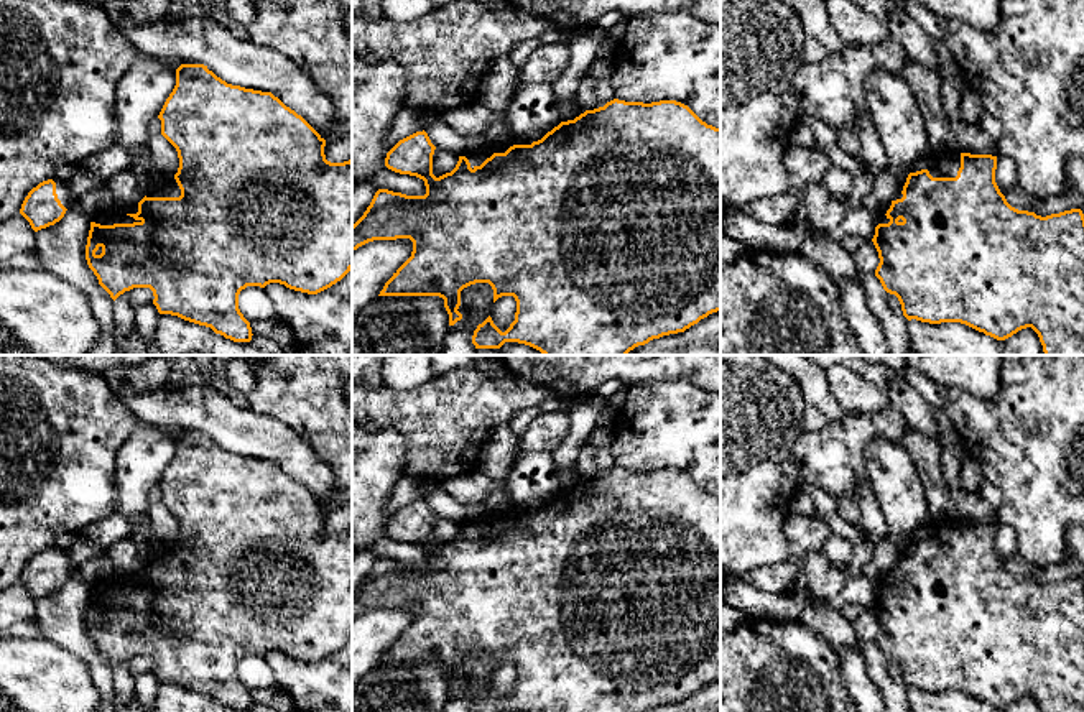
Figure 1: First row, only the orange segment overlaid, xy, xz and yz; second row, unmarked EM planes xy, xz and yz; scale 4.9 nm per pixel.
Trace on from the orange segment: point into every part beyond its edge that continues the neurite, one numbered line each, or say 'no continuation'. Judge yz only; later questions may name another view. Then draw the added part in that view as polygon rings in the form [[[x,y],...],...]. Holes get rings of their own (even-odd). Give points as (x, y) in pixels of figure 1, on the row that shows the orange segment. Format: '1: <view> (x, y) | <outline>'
1: yz (880, 214) | [[[901,174],[901,184],[900,184],[900,189],[898,189],[896,196],[888,204],[885,204],[880,210],[877,210],[877,225],[890,222],[890,219],[885,214],[890,209],[890,206],[892,206],[893,201],[903,197],[901,191],[903,191],[903,186],[906,183],[906,178],[908,178],[908,174]]]

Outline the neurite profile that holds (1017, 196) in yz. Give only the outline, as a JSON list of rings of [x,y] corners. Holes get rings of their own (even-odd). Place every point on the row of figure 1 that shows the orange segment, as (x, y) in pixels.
[[[1020,184],[1013,186],[1003,196],[1012,207],[1028,212],[1033,212],[1038,199],[1033,194],[1028,194]]]

